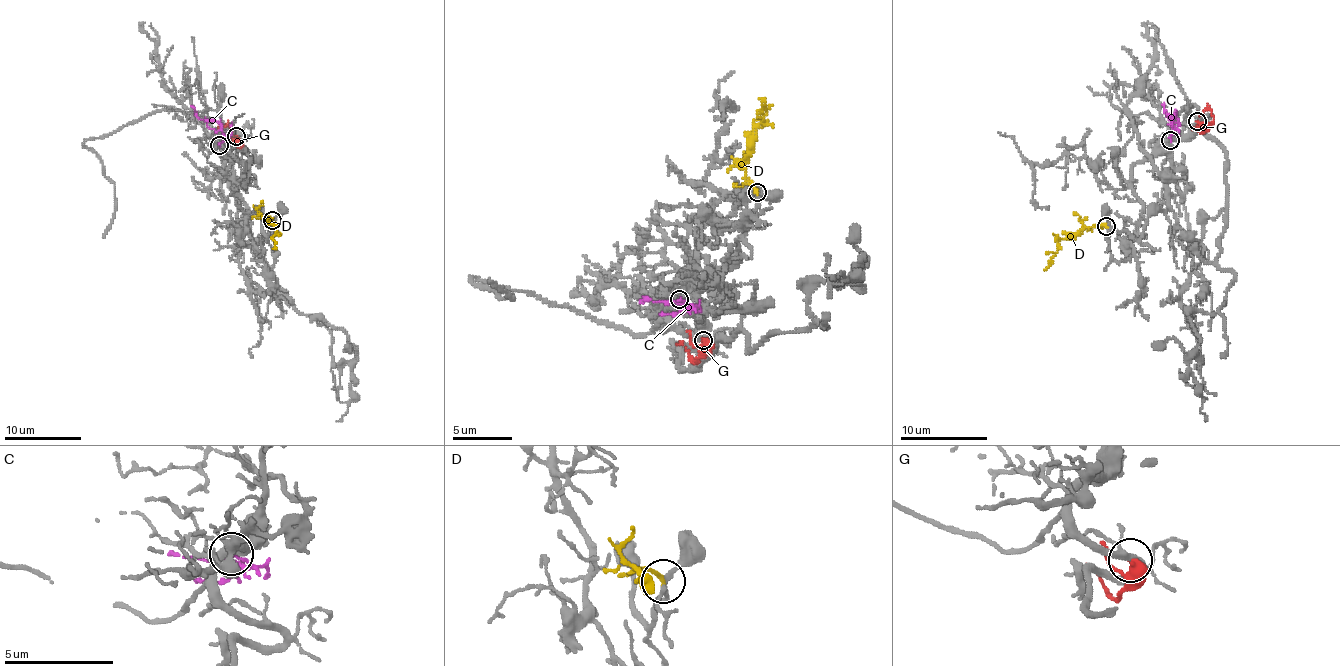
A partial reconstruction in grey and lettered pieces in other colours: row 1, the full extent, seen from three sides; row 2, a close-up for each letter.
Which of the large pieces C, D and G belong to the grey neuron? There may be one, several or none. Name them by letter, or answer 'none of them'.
D

